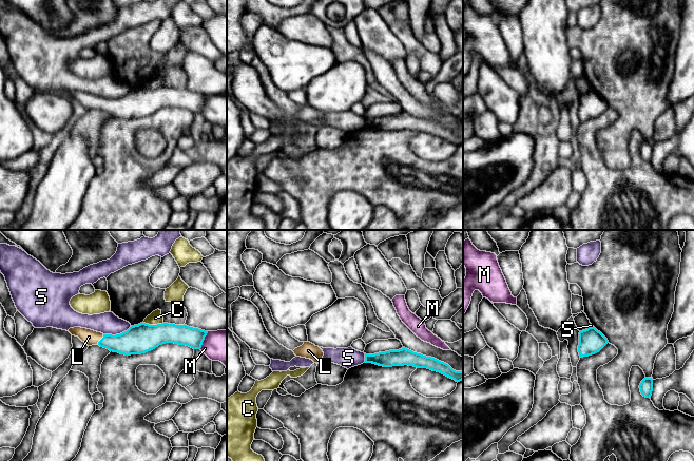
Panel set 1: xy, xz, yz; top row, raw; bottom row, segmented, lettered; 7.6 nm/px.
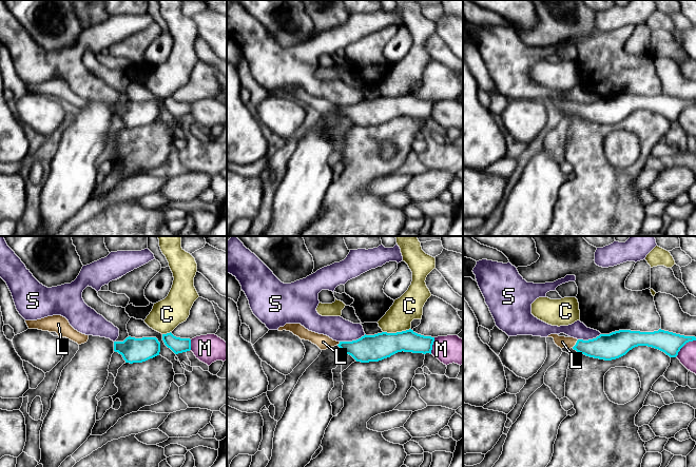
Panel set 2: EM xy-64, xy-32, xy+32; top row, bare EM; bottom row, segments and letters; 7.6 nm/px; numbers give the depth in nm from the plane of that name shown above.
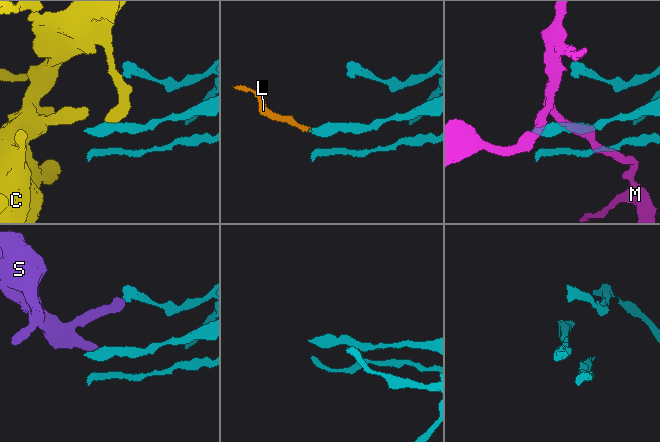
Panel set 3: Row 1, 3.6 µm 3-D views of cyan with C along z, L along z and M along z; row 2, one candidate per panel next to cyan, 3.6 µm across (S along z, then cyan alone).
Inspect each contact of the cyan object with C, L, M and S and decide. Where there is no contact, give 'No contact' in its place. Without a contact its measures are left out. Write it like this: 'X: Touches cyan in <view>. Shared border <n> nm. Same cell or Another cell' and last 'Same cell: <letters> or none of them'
C: Touches cyan in xy. Shared border 150 nm. Another cell
L: Touches cyan in xy. Shared border 90 nm. Same cell
M: Touches cyan in xy. Shared border 150 nm. Another cell
S: Touches cyan in xy. Shared border 220 nm. Another cell
Same cell: L

